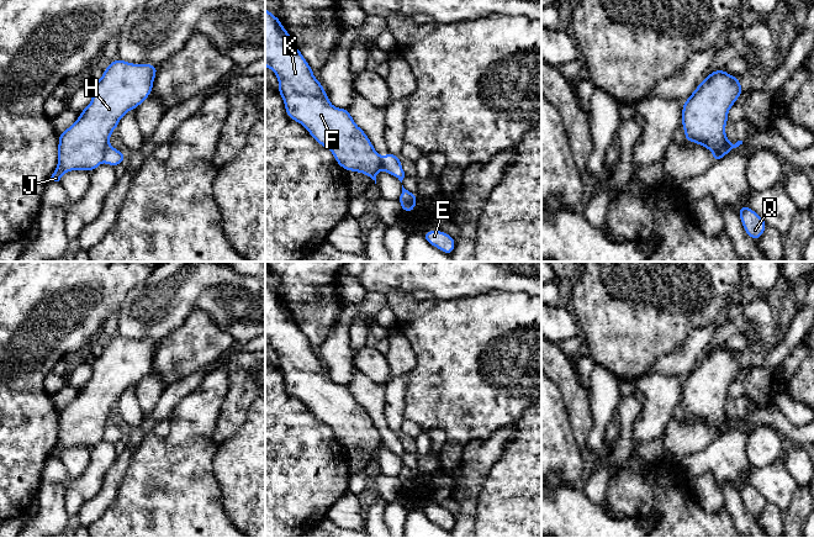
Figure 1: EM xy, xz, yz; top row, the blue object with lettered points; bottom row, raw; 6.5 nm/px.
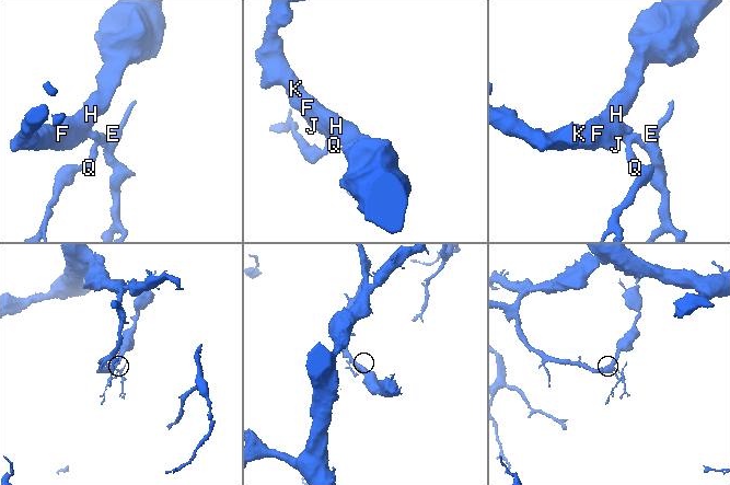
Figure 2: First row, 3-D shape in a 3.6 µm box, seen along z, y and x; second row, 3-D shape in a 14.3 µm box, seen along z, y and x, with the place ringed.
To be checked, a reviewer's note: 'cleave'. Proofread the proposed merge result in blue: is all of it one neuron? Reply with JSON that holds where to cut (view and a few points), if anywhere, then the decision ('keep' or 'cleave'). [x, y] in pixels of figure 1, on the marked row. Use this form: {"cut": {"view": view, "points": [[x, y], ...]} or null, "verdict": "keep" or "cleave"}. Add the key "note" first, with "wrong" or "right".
{"note": "right", "cut": {"view": "xy", "points": [[109, 144], [102, 159]]}, "verdict": "cleave"}

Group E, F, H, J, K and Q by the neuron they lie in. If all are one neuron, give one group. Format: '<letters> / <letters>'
E Q / F H J K

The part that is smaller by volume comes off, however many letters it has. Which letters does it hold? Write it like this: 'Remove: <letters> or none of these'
Remove: E, Q

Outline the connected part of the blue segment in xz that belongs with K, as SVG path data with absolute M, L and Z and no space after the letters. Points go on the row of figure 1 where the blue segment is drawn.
M265 9L265 67L269 67L279 80L287 117L301 123L317 143L328 148L335 162L344 169L363 173L376 184L381 170L381 159L366 133L356 126L349 110L329 102L322 84L313 75L312 68L295 46L280 19Z

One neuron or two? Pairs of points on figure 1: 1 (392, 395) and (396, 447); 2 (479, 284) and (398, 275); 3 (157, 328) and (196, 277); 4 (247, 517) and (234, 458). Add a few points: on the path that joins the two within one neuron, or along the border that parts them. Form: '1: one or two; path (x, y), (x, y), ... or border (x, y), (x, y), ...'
1: two; border (384, 404), (386, 425), (398, 433)
2: one; path (459, 275), (418, 275)
3: one; path (168, 316), (172, 301), (184, 289)
4: one; path (247, 502), (247, 473)

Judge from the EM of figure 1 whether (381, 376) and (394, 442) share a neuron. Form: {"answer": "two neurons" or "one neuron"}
{"answer": "two neurons"}

